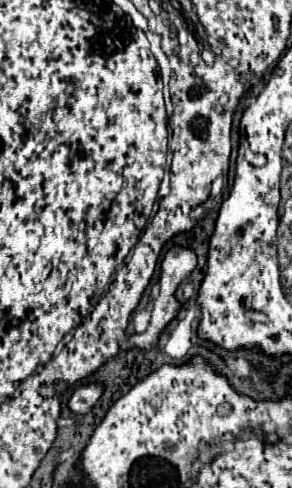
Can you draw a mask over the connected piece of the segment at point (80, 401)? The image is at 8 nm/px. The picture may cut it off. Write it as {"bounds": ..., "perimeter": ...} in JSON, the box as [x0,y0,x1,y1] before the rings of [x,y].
{"bounds":[67,382,105,414],"perimeter":[[[101,382],[89,384],[89,386],[79,386],[71,394],[71,398],[67,402],[67,408],[73,414],[87,414],[97,404],[97,400],[103,396],[103,392],[105,392],[105,386]]]}

